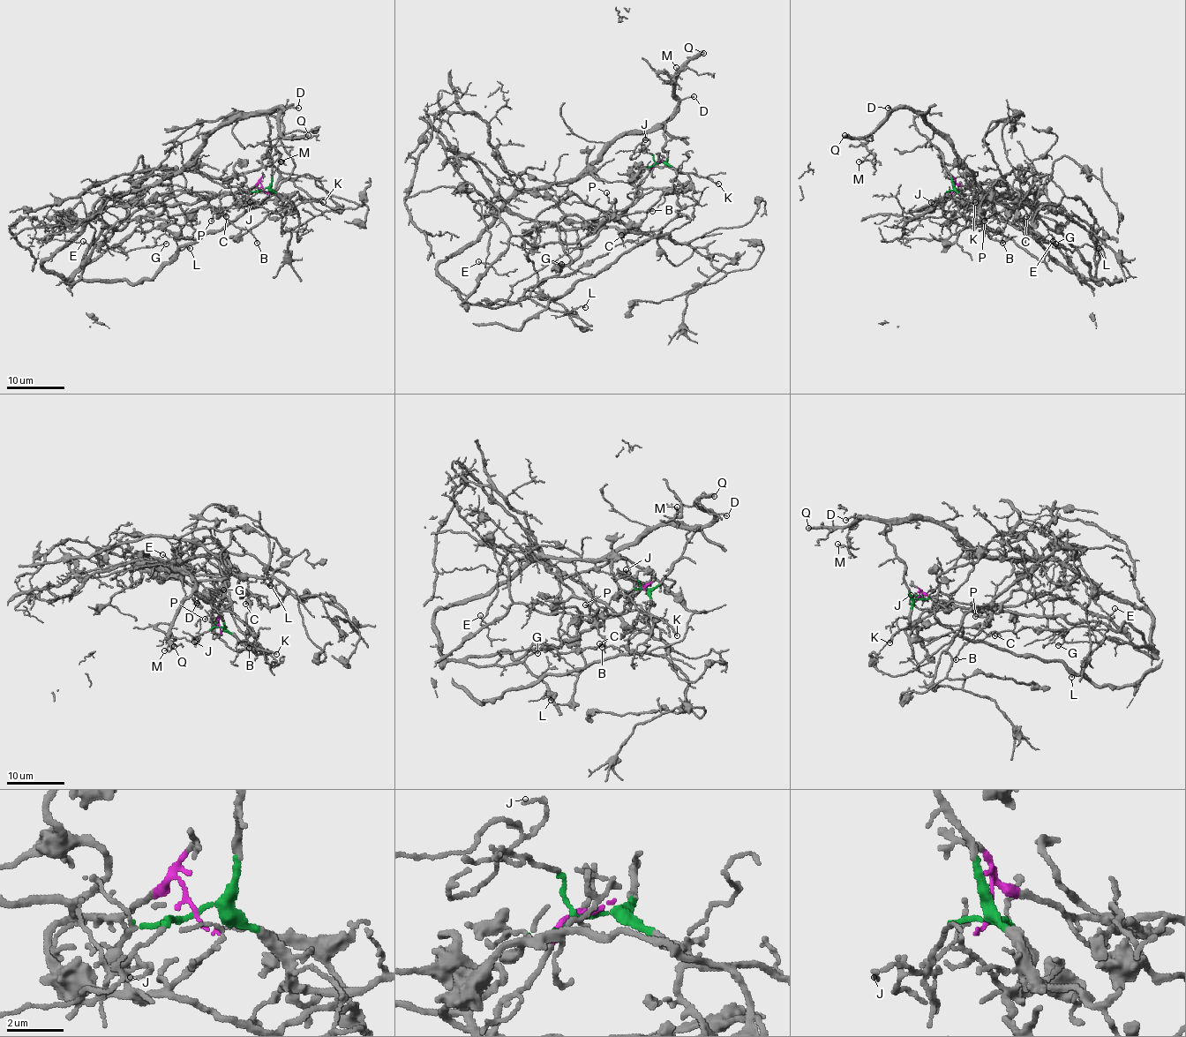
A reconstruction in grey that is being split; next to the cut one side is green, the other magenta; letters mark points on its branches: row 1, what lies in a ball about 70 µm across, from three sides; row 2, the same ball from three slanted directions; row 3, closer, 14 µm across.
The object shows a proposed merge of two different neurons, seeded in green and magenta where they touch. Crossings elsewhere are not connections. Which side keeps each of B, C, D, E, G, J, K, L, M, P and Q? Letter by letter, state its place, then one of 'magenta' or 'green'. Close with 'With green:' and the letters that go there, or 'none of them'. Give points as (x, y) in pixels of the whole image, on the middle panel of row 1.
B: (652, 211) | magenta
C: (621, 235) | magenta
D: (694, 96) | green
E: (478, 261) | magenta
G: (561, 264) | magenta
J: (645, 139) | green
K: (718, 184) | green
L: (585, 307) | magenta
M: (676, 67) | green
P: (606, 192) | magenta
Q: (703, 53) | green
With green: D, J, K, M, Q

